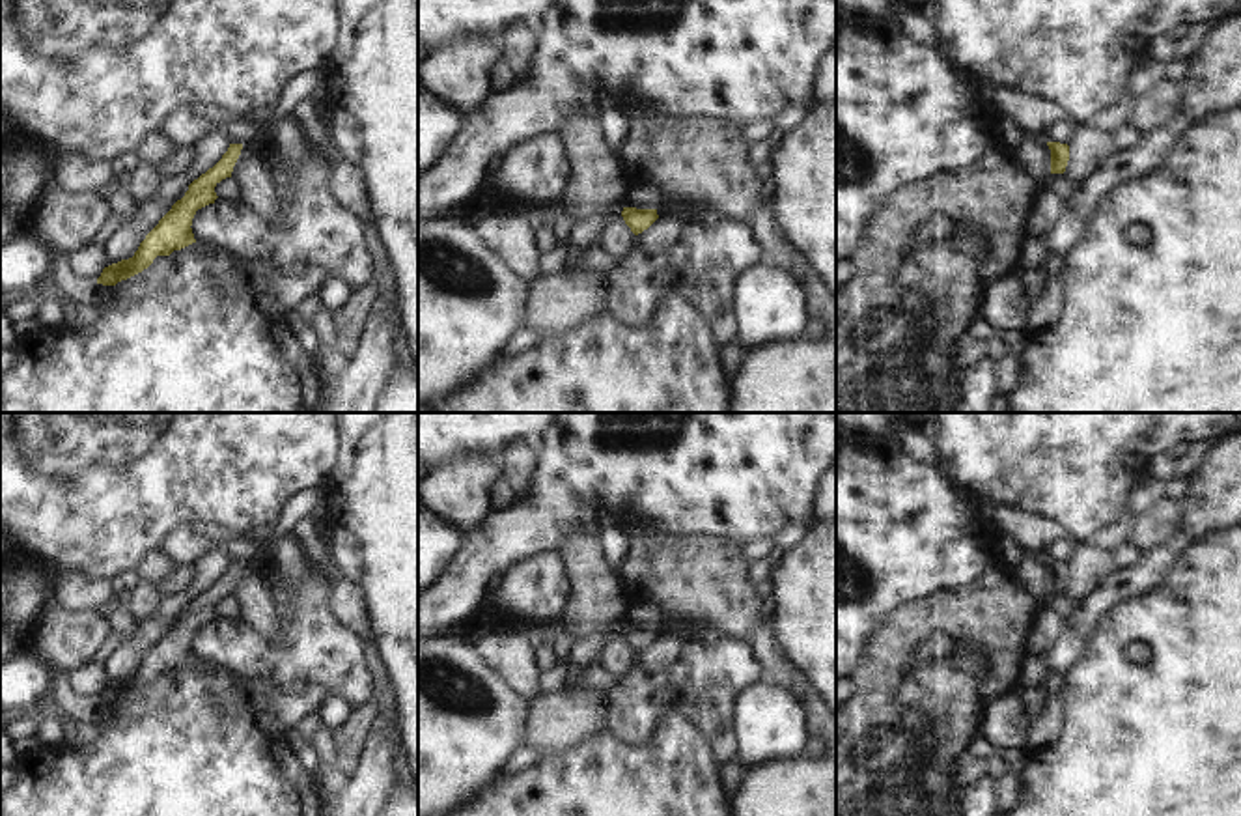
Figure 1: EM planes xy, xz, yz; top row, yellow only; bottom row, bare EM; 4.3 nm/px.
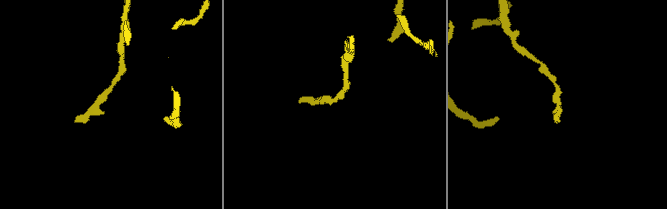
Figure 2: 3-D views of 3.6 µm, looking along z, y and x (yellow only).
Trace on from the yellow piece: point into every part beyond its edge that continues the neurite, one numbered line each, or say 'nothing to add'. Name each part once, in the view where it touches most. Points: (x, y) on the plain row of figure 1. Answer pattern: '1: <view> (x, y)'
nothing to add

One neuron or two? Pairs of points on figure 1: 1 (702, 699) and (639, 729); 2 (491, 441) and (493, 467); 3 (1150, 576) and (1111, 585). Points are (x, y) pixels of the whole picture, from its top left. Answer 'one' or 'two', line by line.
1: one
2: two
3: one

